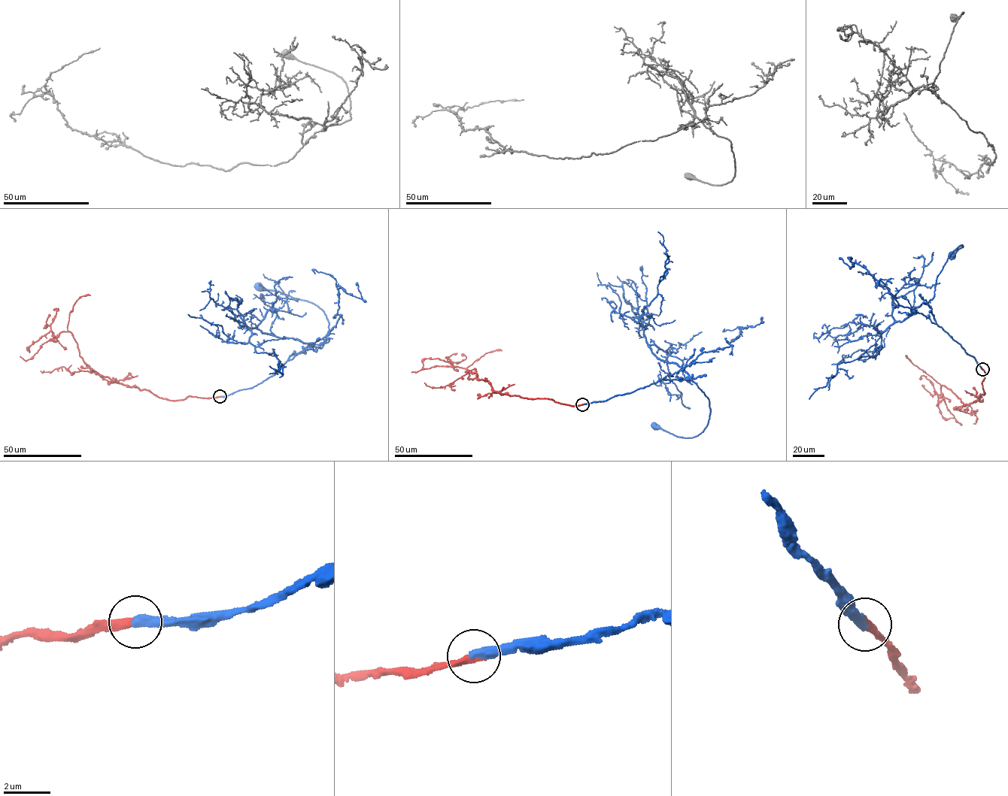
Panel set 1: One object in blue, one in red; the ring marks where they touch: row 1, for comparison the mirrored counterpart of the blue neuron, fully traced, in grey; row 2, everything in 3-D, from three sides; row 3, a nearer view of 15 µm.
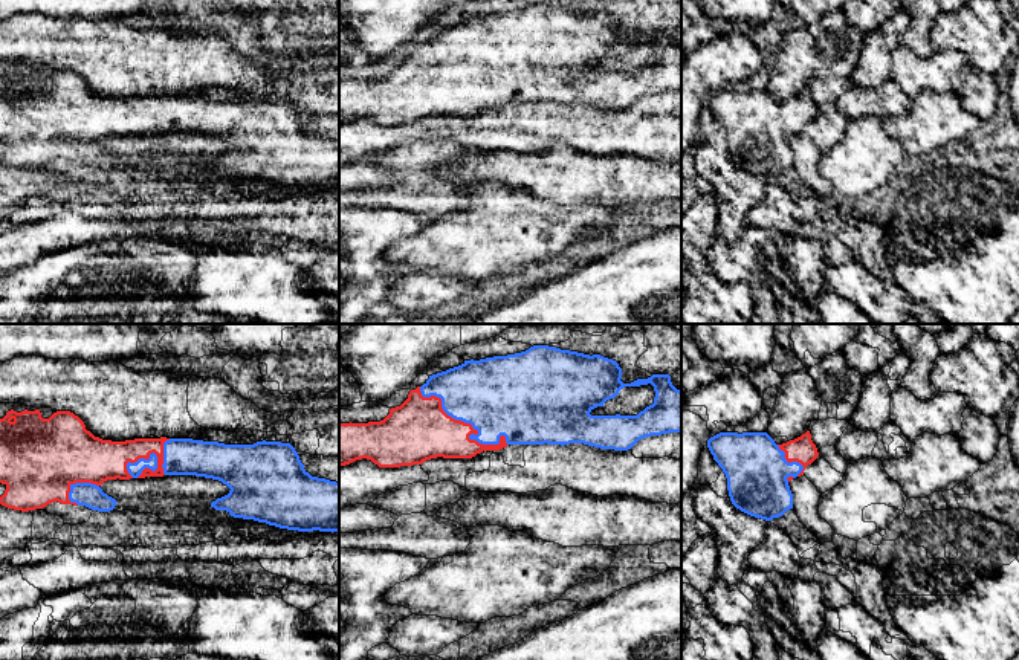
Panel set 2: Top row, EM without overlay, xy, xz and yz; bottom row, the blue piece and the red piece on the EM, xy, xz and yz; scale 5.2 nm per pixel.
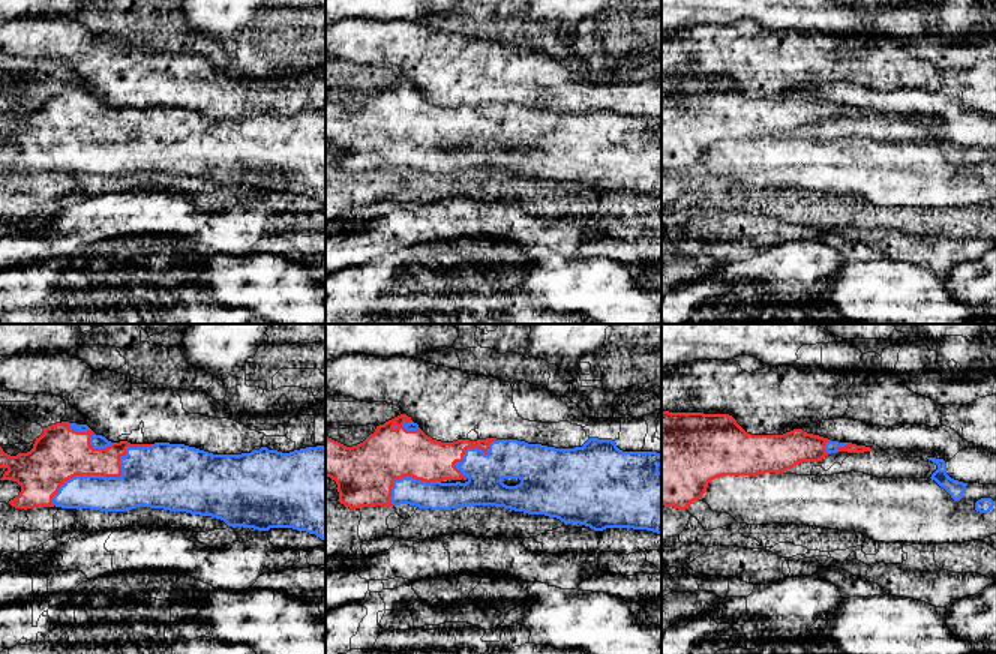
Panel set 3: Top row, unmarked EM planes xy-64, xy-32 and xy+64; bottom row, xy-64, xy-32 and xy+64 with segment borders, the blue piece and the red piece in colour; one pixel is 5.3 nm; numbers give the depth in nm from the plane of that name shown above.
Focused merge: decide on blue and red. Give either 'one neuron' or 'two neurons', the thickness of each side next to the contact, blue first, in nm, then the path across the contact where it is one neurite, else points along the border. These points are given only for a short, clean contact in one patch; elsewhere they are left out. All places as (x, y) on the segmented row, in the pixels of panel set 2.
one neuron; calibres 420 and 300 nm

